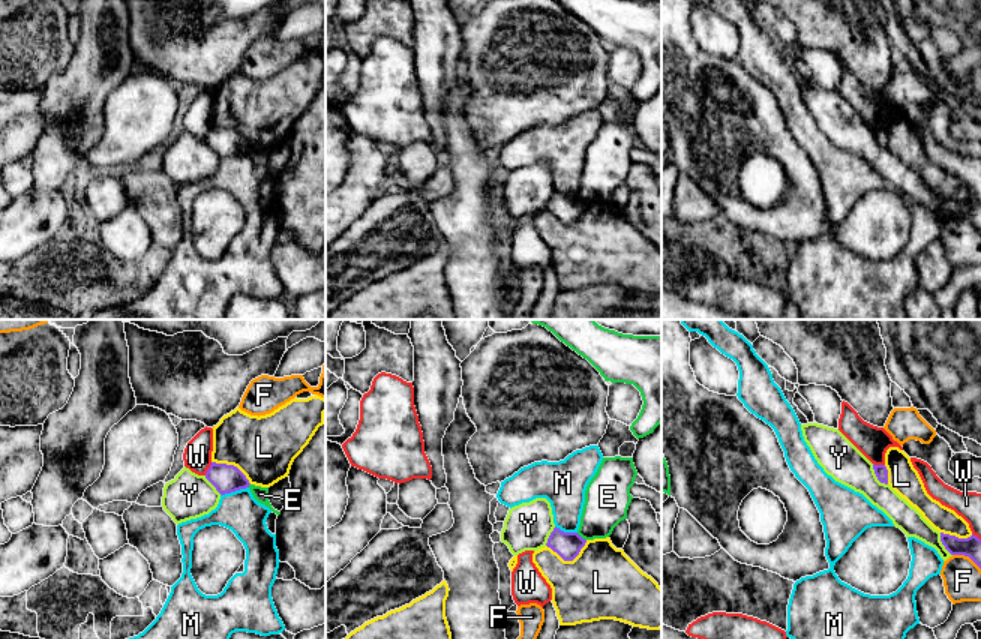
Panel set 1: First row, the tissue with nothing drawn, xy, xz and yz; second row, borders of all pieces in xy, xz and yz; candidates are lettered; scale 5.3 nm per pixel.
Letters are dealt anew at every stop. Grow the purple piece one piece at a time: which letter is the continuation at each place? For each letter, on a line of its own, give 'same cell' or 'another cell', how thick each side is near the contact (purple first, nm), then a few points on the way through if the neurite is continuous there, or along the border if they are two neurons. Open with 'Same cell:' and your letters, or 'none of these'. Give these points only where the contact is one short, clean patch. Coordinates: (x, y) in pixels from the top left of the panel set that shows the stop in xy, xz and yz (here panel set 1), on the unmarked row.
Same cell: none of these
E: another cell; calibres 140 and 240 nm; border xz (576, 197), (585, 204)
F: another cell; calibres 110 and 200 nm
L: another cell; calibres 140 and 400 nm
M: another cell; calibres 150 and 220 nm
W: another cell; calibres 150 and 150 nm
Y: another cell; calibres 70 and 200 nm

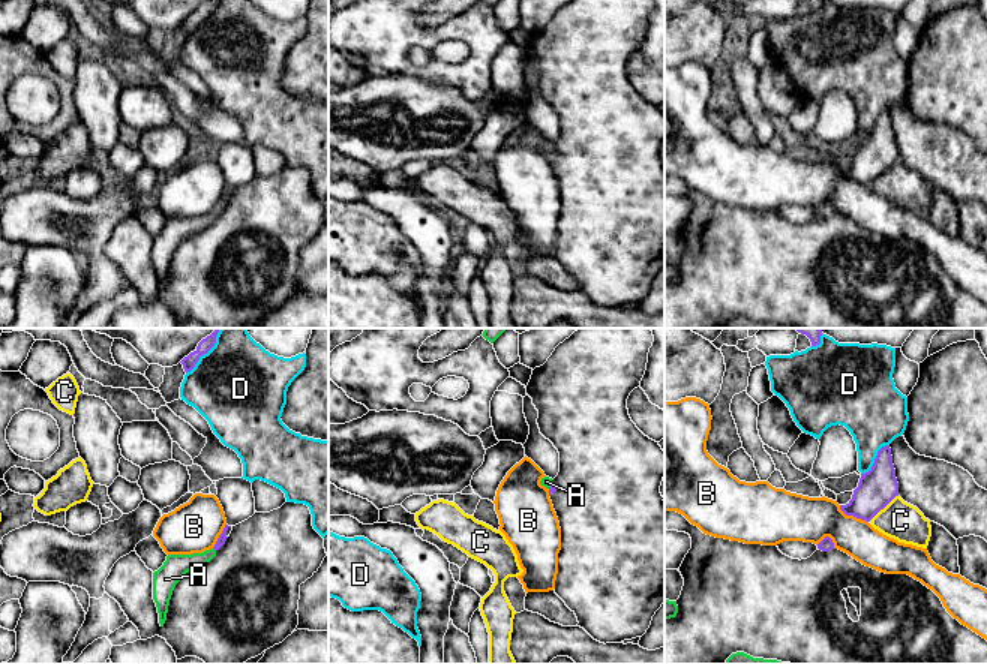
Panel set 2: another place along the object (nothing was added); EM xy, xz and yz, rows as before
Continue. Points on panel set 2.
Same cell: A
A: same cell
B: another cell; calibres 200 and 240 nm; border yz (839, 170), (846, 179), (867, 186)
C: another cell; calibres 200 and 200 nm
D: another cell; calibres 70 and 480 nm

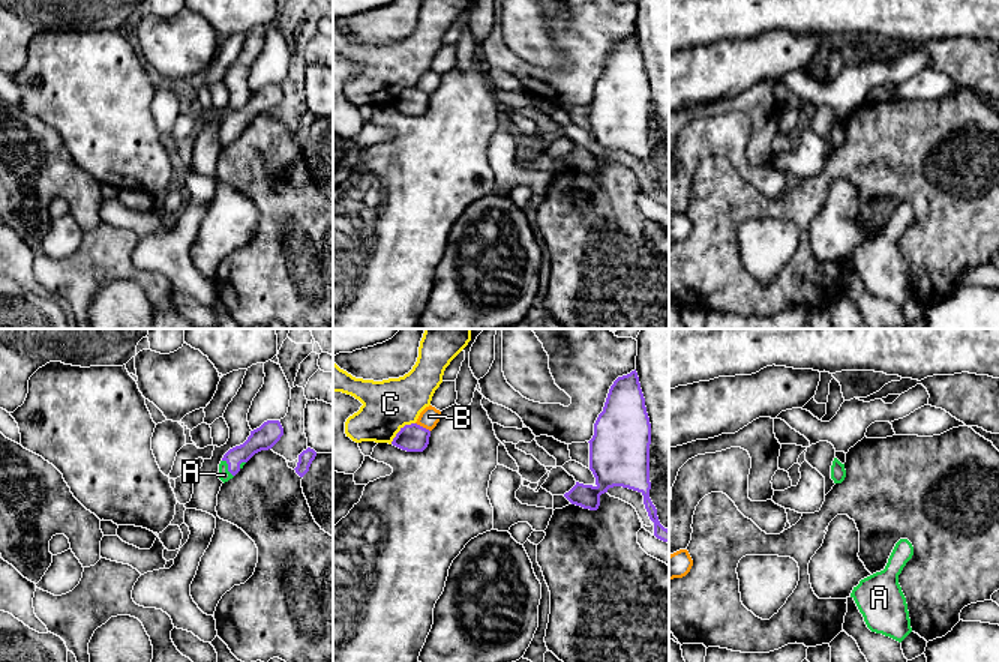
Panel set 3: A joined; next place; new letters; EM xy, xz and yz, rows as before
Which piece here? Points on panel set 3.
Same cell: A
A: same cell; calibres 130 and 60 nm; way xy (261, 102), (228, 132), (224, 138)
B: another cell; calibres 150 and 100 nm
C: another cell; calibres 150 and 280 nm

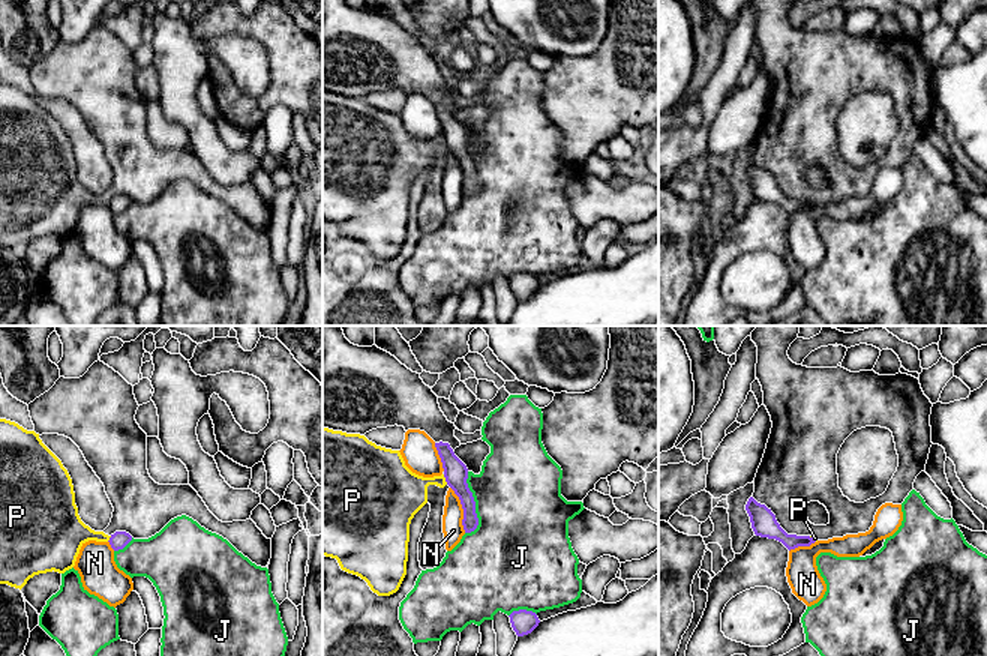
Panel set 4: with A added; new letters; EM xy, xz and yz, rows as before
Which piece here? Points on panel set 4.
Same cell: none of these
J: another cell; calibres 130 and 460 nm
N: another cell; calibres 130 and 110 nm
P: another cell; calibres 130 and 260 nm

